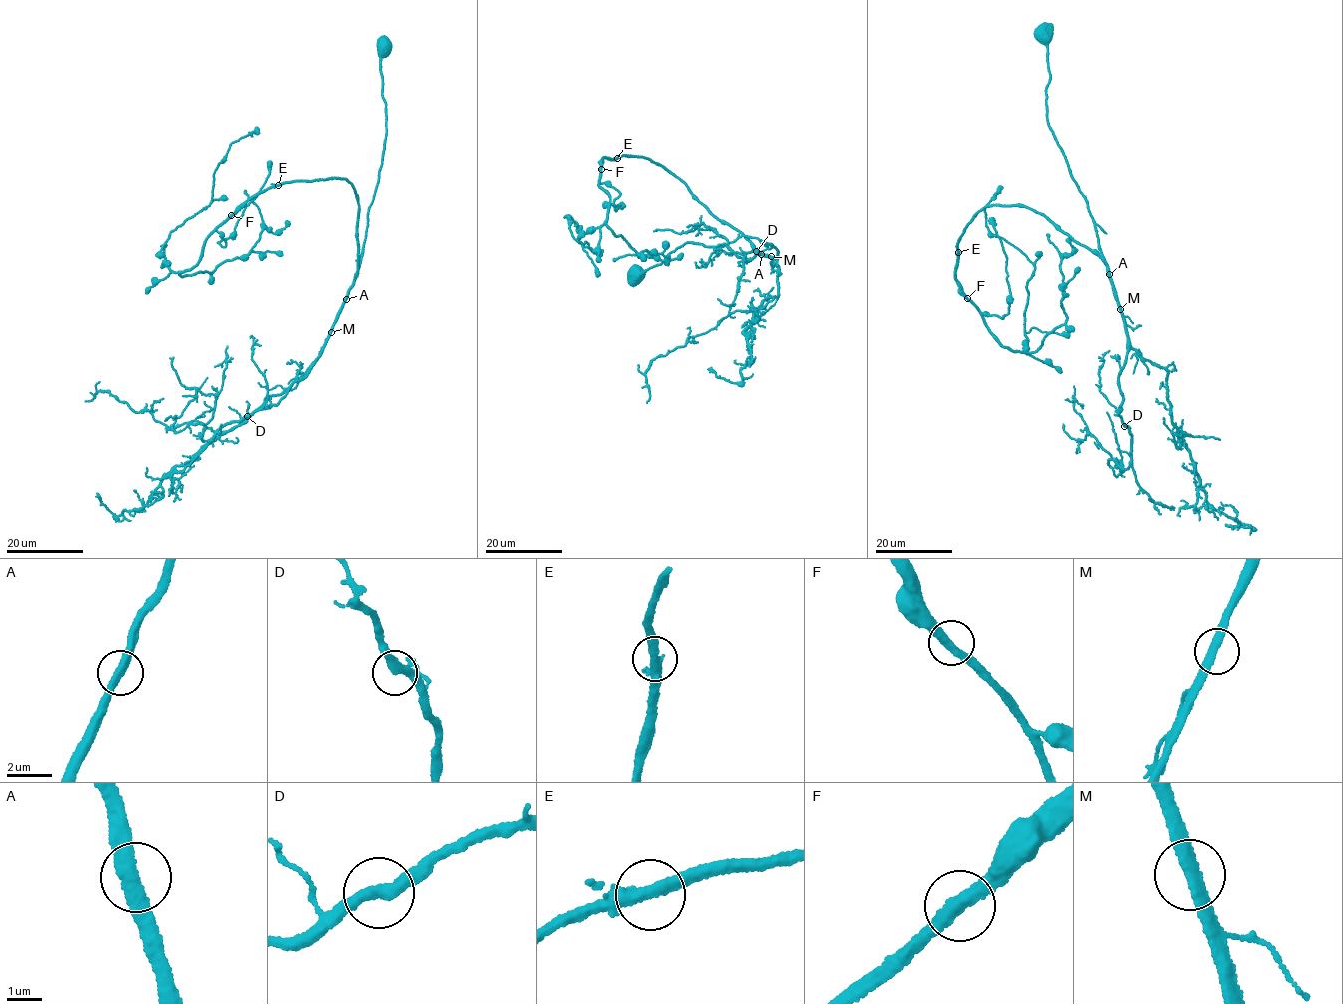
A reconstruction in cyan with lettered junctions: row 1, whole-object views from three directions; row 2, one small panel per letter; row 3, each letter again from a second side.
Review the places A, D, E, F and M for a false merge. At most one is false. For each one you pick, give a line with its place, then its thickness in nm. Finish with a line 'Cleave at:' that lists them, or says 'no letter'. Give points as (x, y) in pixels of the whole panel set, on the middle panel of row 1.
Cleave at: no letter

